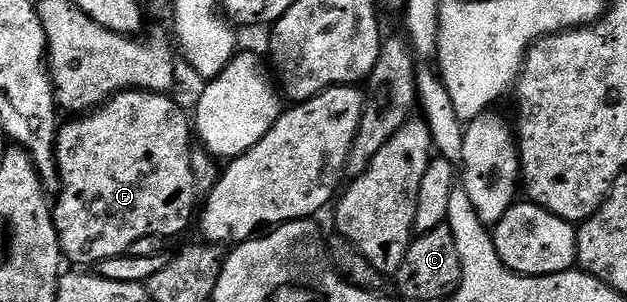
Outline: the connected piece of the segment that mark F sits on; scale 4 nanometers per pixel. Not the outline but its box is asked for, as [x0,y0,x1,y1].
[52,91,198,265]

